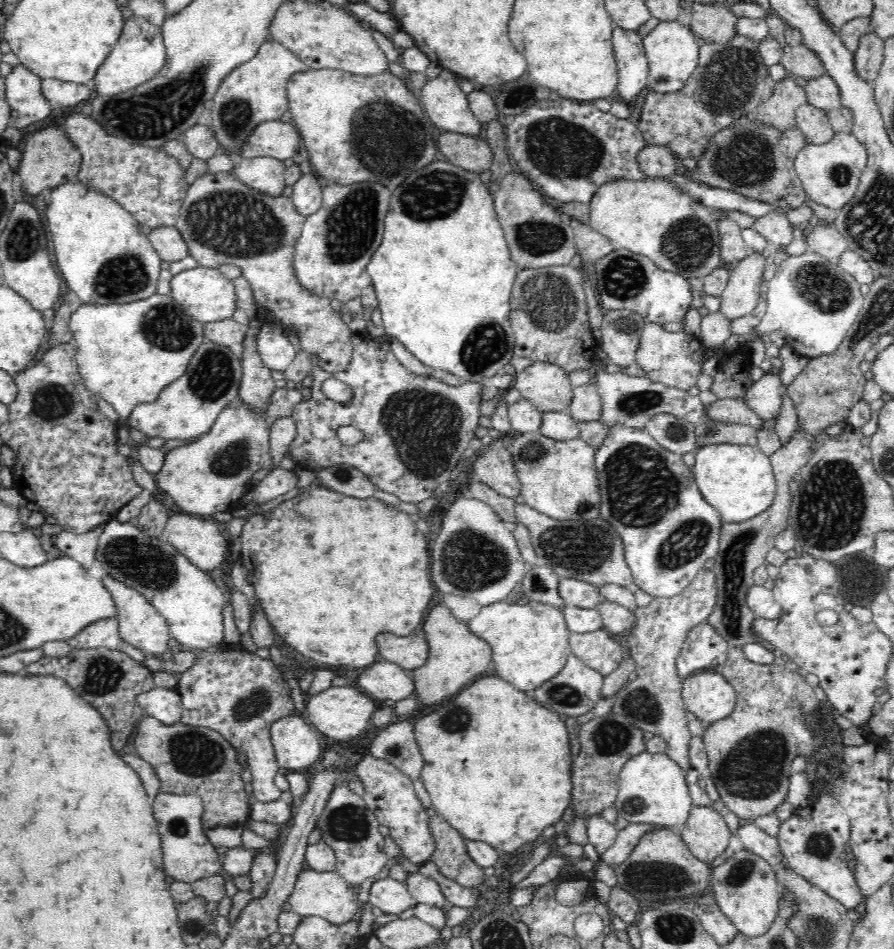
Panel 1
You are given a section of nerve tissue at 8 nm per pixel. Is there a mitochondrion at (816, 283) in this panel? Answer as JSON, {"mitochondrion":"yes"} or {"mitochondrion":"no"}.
{"mitochondrion":"yes"}

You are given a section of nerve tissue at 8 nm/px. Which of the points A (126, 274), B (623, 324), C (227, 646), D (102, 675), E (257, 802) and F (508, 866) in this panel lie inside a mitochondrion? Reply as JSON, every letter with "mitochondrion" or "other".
{"A":"mitochondrion","B":"mitochondrion","C":"other","D":"mitochondrion","E":"other","F":"other"}

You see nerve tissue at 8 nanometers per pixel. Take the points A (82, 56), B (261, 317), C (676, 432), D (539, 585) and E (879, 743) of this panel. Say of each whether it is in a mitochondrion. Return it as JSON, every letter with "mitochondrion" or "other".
{"A":"other","B":"other","C":"mitochondrion","D":"mitochondrion","E":"other"}

